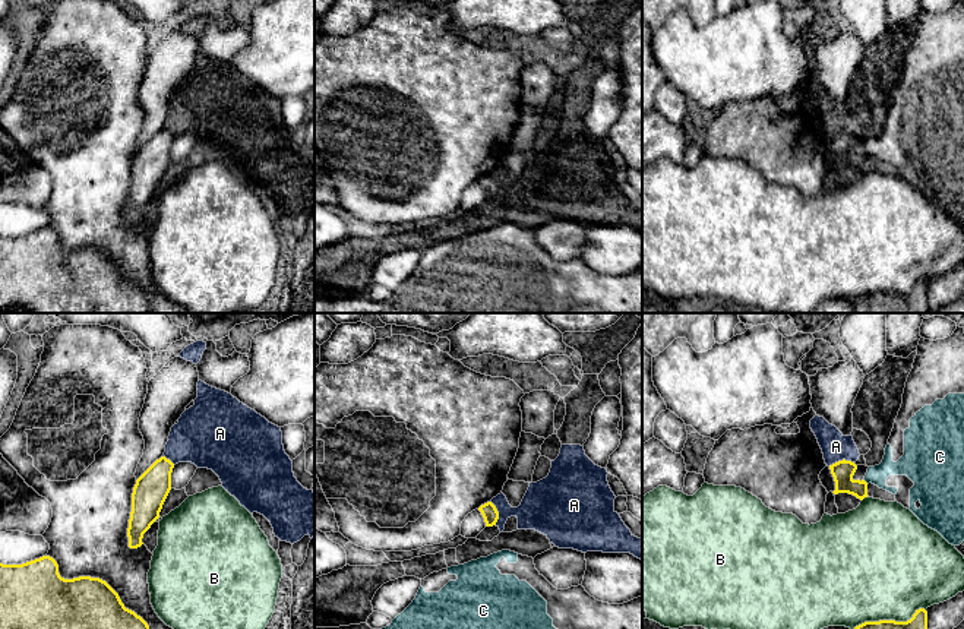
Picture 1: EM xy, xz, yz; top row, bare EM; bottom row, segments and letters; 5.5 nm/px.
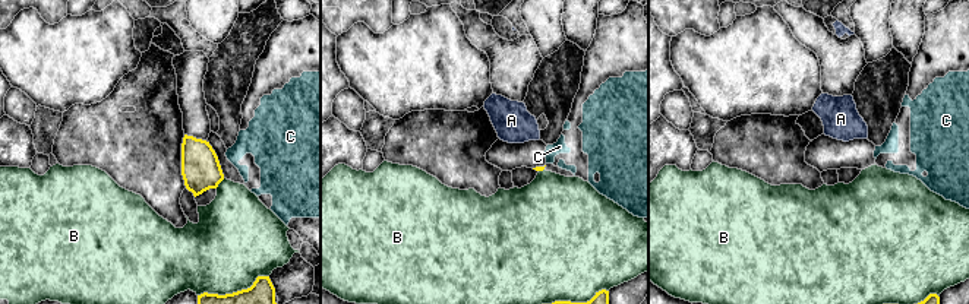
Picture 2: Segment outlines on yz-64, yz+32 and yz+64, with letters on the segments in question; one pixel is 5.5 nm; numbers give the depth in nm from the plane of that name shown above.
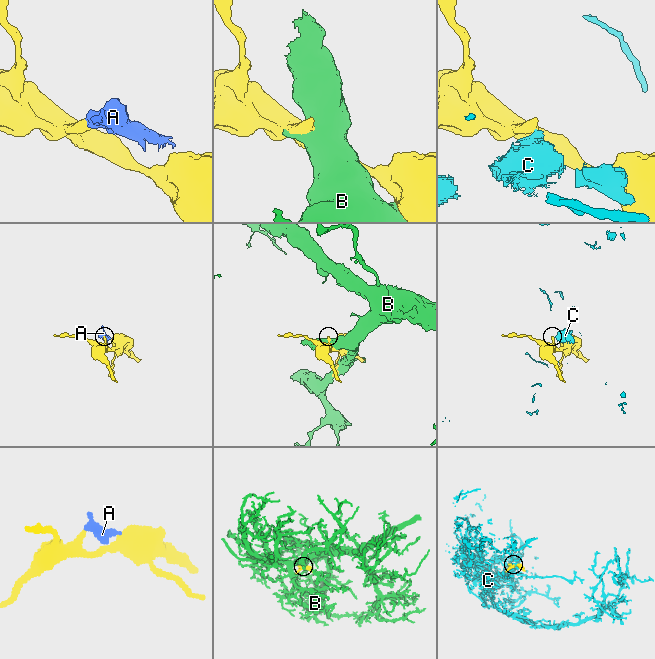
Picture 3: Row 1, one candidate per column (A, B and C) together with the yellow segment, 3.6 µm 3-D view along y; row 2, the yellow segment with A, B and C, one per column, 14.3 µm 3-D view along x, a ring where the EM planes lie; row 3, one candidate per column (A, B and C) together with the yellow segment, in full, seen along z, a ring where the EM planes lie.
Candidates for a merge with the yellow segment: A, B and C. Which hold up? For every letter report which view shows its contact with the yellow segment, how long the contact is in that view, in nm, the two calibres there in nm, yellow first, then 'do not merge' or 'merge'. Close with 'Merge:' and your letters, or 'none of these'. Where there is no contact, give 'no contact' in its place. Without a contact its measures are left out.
A: meets yellow in yz; contact 150 nm long; 120 nm thick on the yellow side, 150 nm on the other; do not merge
B: meets yellow in yz; contact 420 nm long; 220 nm thick on the yellow side, 500 nm on the other; do not merge
C: meets yellow in yz; contact 40 nm long; 120 nm thick on the yellow side, 110 nm on the other; do not merge
Merge: none of these

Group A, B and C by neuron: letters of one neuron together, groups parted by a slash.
A / B / C

